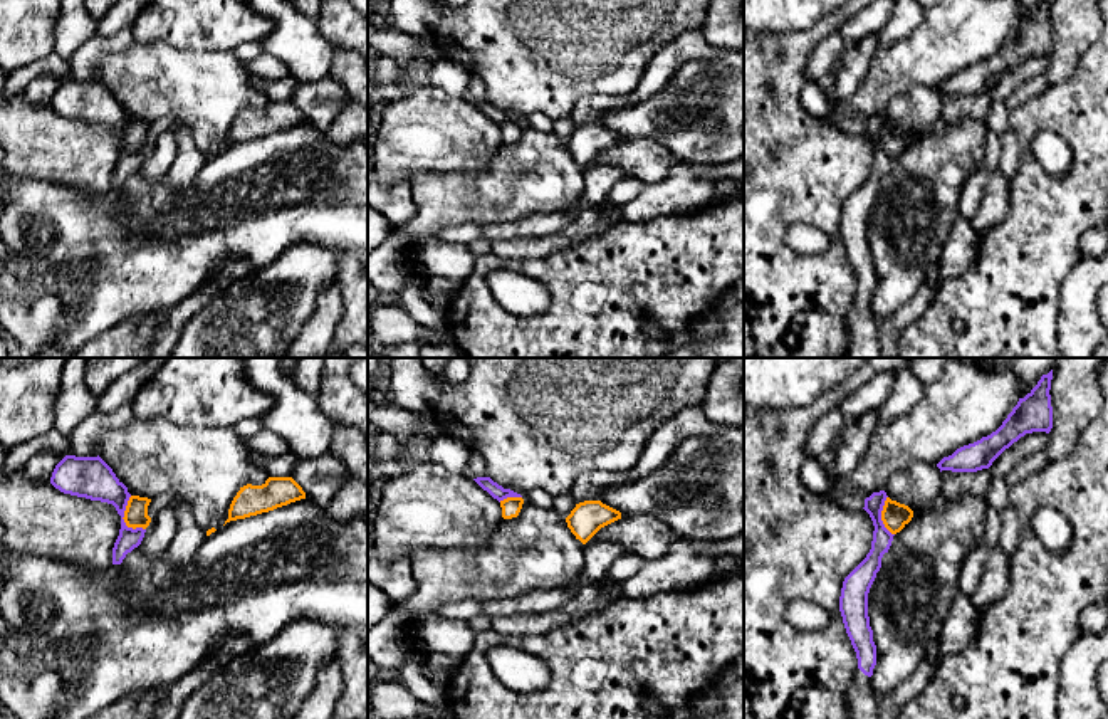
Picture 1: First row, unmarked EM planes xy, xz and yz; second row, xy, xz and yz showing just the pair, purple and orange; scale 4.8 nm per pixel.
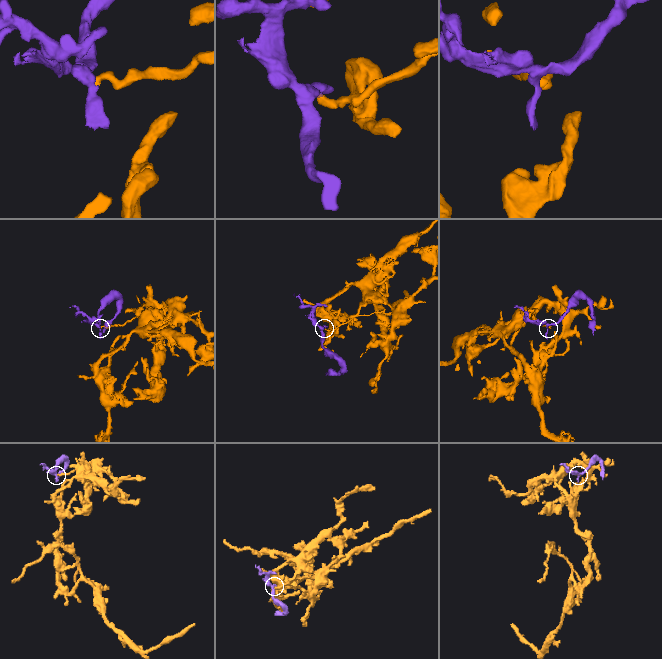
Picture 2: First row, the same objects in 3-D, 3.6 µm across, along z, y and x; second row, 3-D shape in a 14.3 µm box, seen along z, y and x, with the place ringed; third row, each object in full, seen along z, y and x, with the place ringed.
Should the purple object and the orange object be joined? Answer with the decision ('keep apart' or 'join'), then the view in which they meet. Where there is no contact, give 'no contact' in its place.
keep apart | xy

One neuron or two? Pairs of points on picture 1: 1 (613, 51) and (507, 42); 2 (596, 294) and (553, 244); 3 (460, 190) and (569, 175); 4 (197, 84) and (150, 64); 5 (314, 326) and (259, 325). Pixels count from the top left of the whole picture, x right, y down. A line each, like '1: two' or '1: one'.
1: one
2: two
3: one
4: one
5: two

